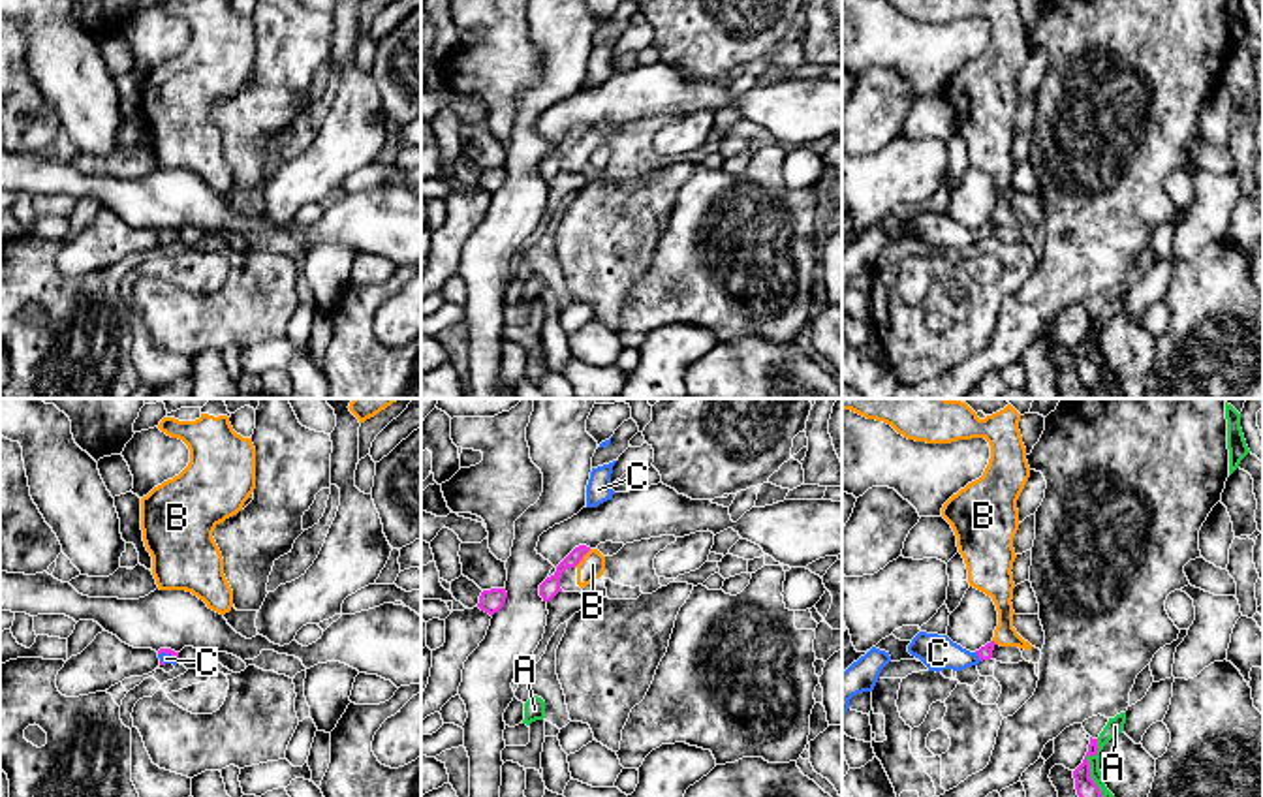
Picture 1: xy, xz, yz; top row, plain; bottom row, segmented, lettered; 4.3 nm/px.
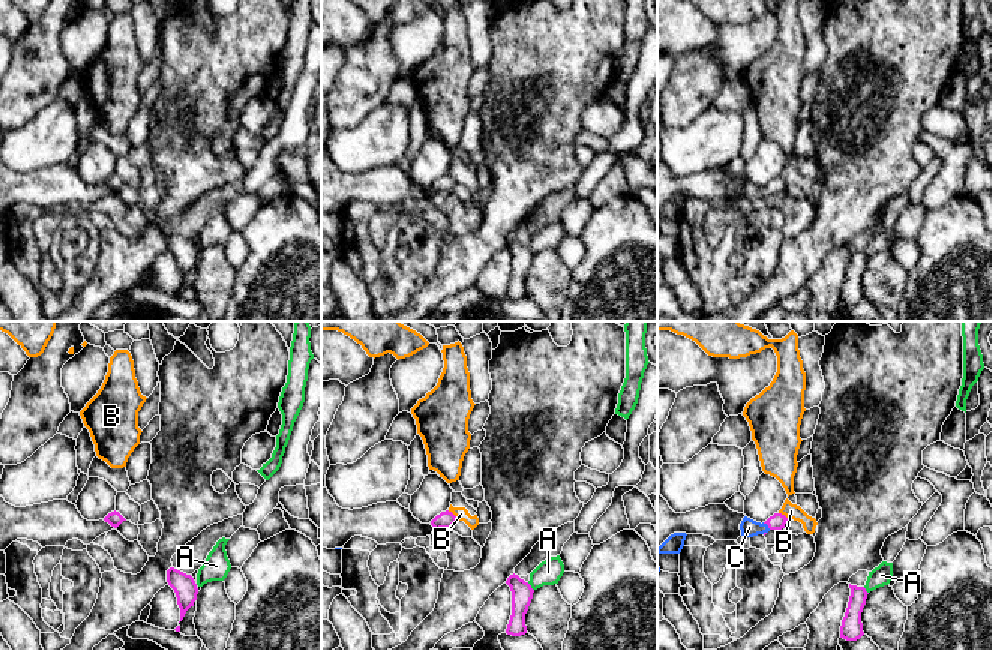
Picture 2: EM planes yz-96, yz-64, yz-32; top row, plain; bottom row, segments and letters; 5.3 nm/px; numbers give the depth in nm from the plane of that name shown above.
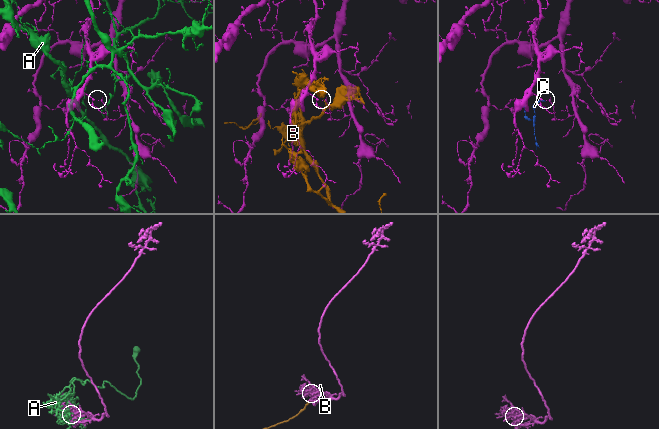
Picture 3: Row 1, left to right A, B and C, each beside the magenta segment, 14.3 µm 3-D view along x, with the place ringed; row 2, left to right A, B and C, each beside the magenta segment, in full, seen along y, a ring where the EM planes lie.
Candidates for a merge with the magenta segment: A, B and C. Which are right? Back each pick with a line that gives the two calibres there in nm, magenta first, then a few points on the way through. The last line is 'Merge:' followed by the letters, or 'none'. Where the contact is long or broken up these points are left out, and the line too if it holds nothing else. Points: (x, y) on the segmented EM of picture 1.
C: 60/150 nm | across yz (985, 653), (978, 655), (951, 656), (938, 653)
Merge: C

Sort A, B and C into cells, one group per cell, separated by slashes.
A / B / C

